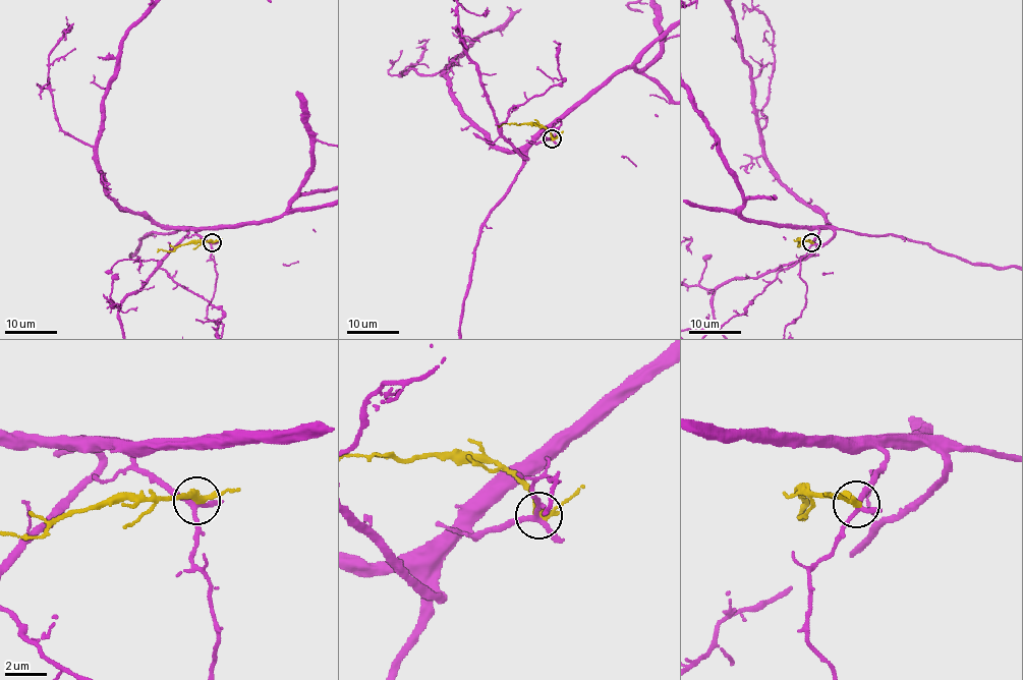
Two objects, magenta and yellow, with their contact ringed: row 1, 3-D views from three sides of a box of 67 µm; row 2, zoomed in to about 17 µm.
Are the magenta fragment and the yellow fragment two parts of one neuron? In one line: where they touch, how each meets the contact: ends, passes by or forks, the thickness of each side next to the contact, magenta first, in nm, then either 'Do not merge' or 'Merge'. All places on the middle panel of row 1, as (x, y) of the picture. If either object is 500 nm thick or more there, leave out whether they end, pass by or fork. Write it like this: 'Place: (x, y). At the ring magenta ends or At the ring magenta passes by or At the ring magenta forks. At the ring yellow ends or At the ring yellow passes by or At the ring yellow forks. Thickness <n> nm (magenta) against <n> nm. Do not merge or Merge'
Place: (552, 138). At the ring magenta forks. At the ring yellow passes by. Thickness 220 nm (magenta) against 280 nm. Do not merge

